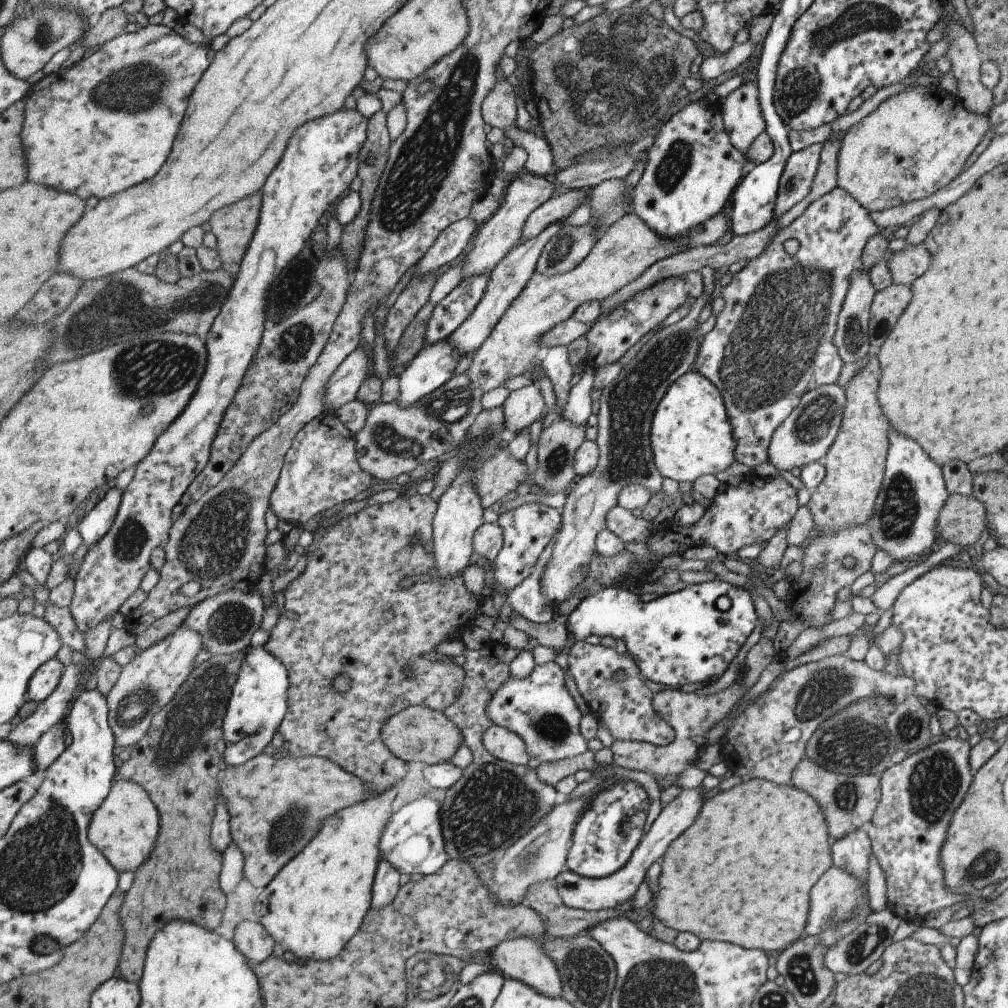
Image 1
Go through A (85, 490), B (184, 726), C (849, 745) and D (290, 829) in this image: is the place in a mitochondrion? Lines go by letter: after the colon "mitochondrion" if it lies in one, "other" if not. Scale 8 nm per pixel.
A: other
B: mitochondrion
C: mitochondrion
D: mitochondrion

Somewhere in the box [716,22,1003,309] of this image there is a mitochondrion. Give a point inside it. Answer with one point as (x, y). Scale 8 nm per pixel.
(796, 92)

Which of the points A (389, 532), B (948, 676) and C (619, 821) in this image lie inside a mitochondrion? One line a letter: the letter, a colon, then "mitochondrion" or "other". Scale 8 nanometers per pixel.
A: other
B: other
C: other

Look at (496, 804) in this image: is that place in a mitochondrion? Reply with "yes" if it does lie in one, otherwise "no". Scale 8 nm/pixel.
yes

